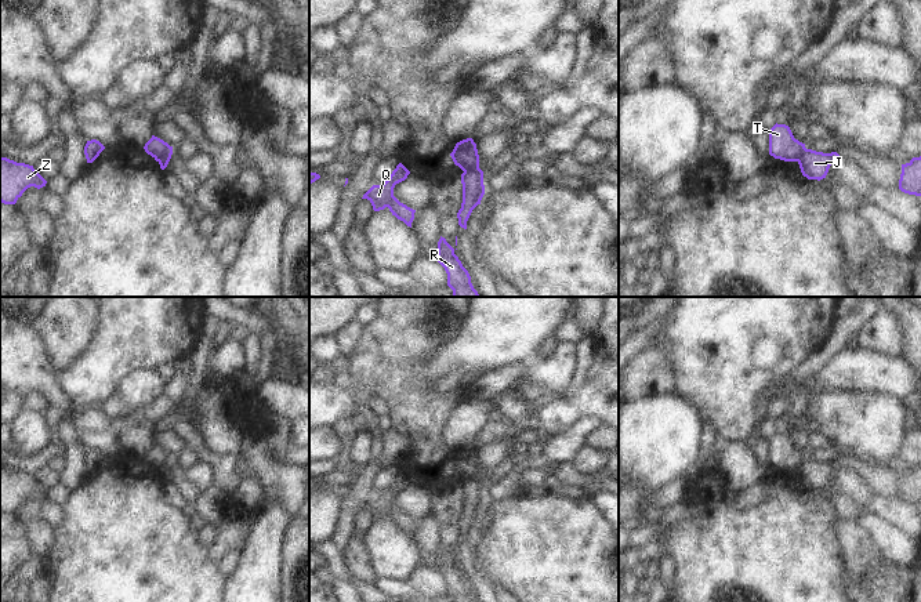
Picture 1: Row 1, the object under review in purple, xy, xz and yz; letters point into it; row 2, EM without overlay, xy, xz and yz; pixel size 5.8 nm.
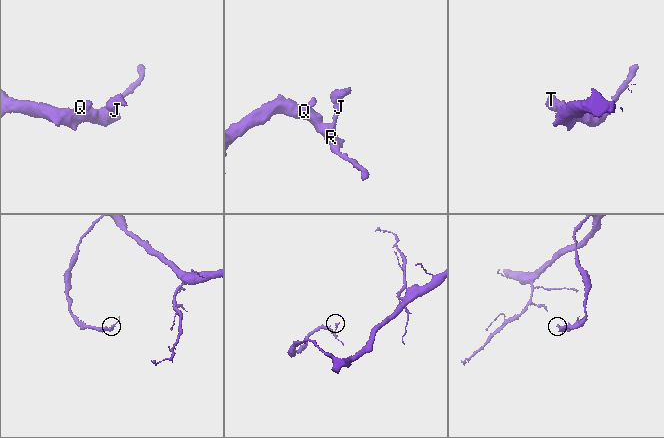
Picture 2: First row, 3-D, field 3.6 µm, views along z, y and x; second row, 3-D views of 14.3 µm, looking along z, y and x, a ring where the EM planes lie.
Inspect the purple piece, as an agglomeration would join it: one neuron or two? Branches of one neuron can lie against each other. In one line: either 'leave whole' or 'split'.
split

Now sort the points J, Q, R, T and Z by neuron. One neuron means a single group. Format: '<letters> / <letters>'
J Q R Z / T

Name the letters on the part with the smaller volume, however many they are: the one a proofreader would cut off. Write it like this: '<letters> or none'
T

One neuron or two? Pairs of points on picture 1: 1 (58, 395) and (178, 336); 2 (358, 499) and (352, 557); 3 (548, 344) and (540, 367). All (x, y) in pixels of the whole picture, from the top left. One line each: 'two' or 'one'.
1: two
2: two
3: two

